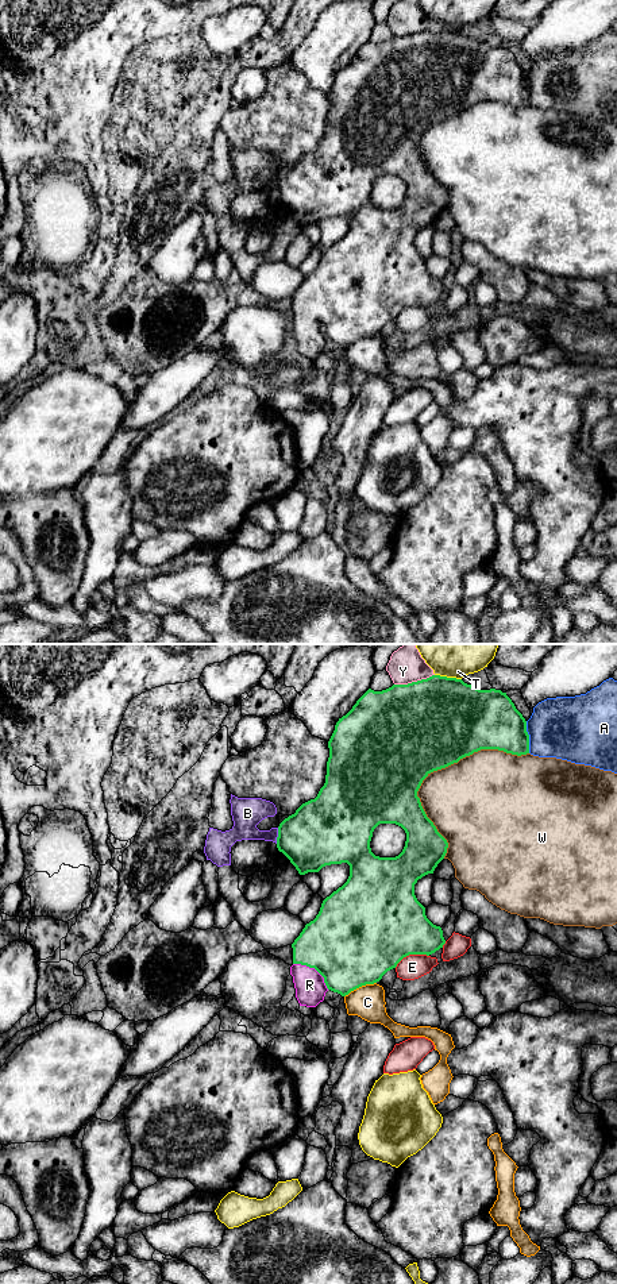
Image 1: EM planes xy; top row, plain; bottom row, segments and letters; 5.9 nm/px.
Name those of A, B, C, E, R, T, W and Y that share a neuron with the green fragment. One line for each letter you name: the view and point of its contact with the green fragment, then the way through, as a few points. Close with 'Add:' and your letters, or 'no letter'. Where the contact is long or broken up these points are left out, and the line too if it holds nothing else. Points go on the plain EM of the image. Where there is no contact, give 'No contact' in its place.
R: Touches green at xy (313, 319). Path across: xy (349, 296), (313, 319), (309, 336)
Add: R

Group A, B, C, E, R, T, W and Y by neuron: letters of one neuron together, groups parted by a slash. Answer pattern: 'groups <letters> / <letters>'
groups A / B / C / E / R / T / W / Y

